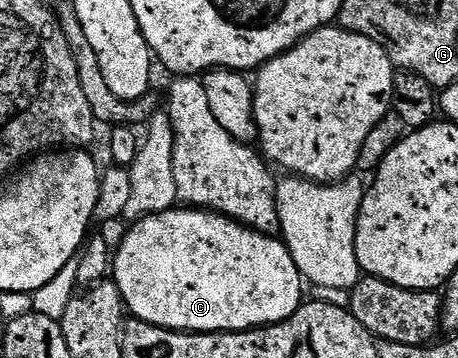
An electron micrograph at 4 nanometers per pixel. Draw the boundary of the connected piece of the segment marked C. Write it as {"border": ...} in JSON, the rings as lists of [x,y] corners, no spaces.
{"border":[[[177,206],[153,216],[143,216],[142,219],[135,221],[127,229],[119,248],[115,249],[110,276],[118,286],[120,297],[124,299],[125,309],[135,319],[145,320],[147,324],[159,328],[168,328],[171,332],[245,332],[247,328],[265,328],[267,324],[281,324],[282,321],[289,320],[300,309],[305,299],[305,285],[302,283],[300,271],[298,266],[294,266],[294,258],[288,253],[288,247],[284,245],[283,239],[272,234],[256,232],[253,228],[247,228],[244,224],[231,220],[229,216],[221,216],[218,212],[191,206]]]}

